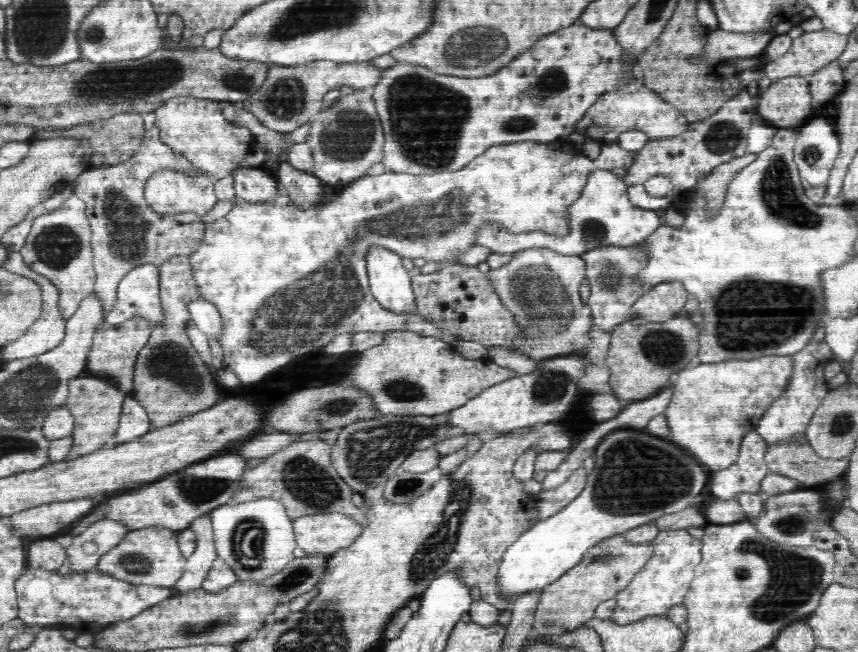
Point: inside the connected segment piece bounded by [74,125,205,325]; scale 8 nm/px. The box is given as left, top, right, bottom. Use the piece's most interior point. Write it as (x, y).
(126, 232)

